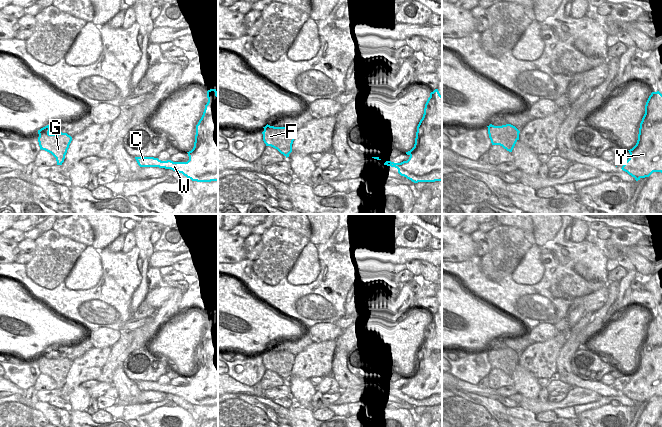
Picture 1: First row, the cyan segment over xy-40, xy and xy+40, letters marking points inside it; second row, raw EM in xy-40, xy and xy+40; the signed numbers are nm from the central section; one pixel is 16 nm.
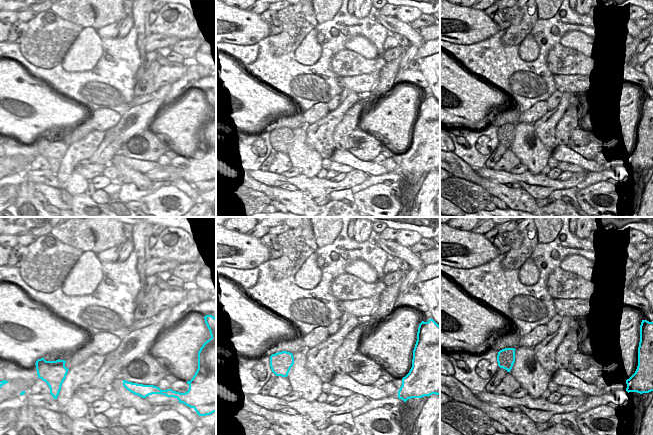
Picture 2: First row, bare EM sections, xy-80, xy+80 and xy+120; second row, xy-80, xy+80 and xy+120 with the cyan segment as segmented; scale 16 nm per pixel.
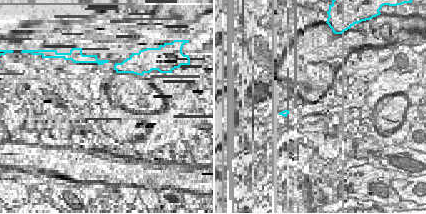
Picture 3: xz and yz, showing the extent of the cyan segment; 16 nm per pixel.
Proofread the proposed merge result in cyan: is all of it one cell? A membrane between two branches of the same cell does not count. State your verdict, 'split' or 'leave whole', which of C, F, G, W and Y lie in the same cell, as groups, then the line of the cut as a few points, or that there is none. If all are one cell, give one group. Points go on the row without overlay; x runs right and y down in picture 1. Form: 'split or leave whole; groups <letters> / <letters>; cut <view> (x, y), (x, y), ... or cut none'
split; groups C F G / W Y; cut xy-40 (163, 385), (165, 391)

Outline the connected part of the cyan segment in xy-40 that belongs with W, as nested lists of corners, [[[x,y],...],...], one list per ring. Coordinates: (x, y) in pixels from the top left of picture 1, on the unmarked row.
[[[216,313],[207,315],[208,326],[201,343],[196,349],[196,359],[194,371],[187,376],[189,384],[187,386],[164,385],[165,393],[171,393],[182,397],[192,405],[211,406],[218,405],[218,318]]]

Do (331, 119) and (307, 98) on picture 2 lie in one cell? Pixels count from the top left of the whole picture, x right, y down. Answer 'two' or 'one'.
two

